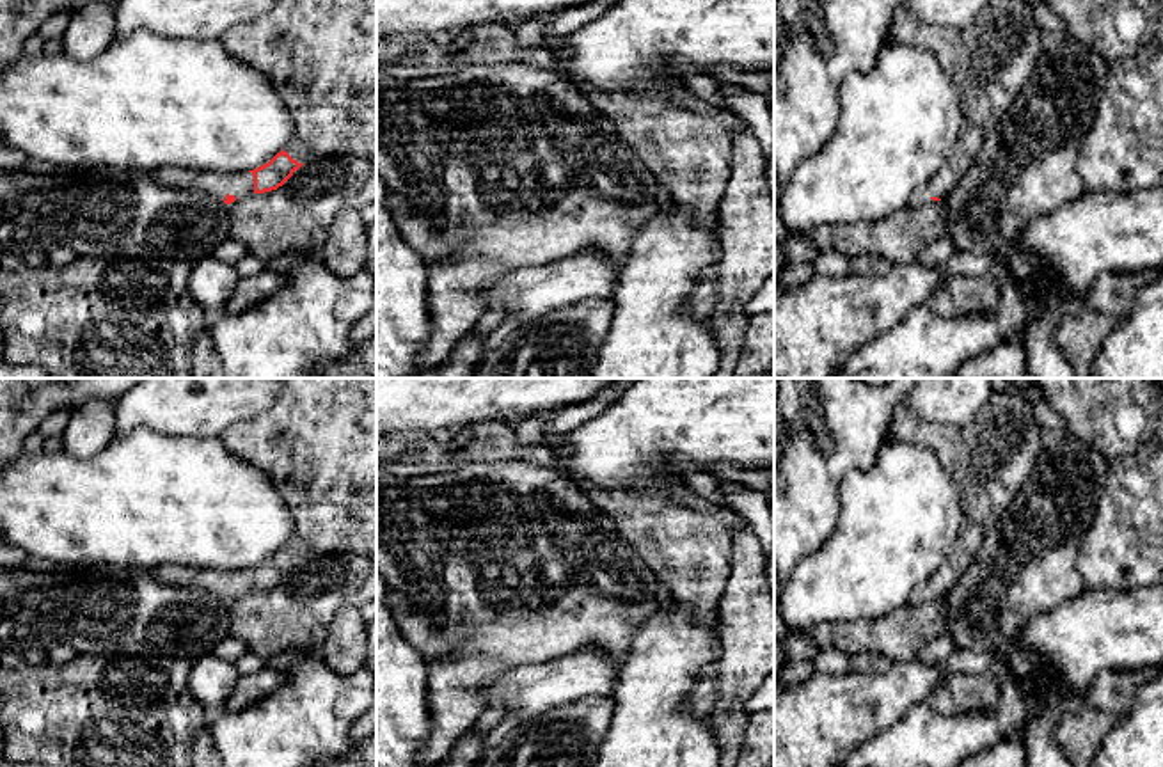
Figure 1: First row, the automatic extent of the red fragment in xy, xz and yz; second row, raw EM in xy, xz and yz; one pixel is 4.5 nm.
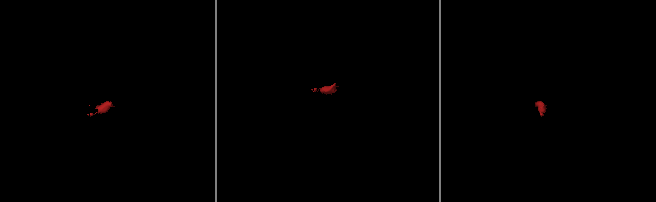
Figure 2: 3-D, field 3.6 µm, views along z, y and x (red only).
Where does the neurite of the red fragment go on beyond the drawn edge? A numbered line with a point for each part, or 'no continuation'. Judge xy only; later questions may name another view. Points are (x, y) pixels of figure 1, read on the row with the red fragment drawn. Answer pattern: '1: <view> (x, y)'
1: xy (217, 183)

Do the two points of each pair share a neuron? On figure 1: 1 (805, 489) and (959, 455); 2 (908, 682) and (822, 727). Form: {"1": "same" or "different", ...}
{"1": "different", "2": "same"}

